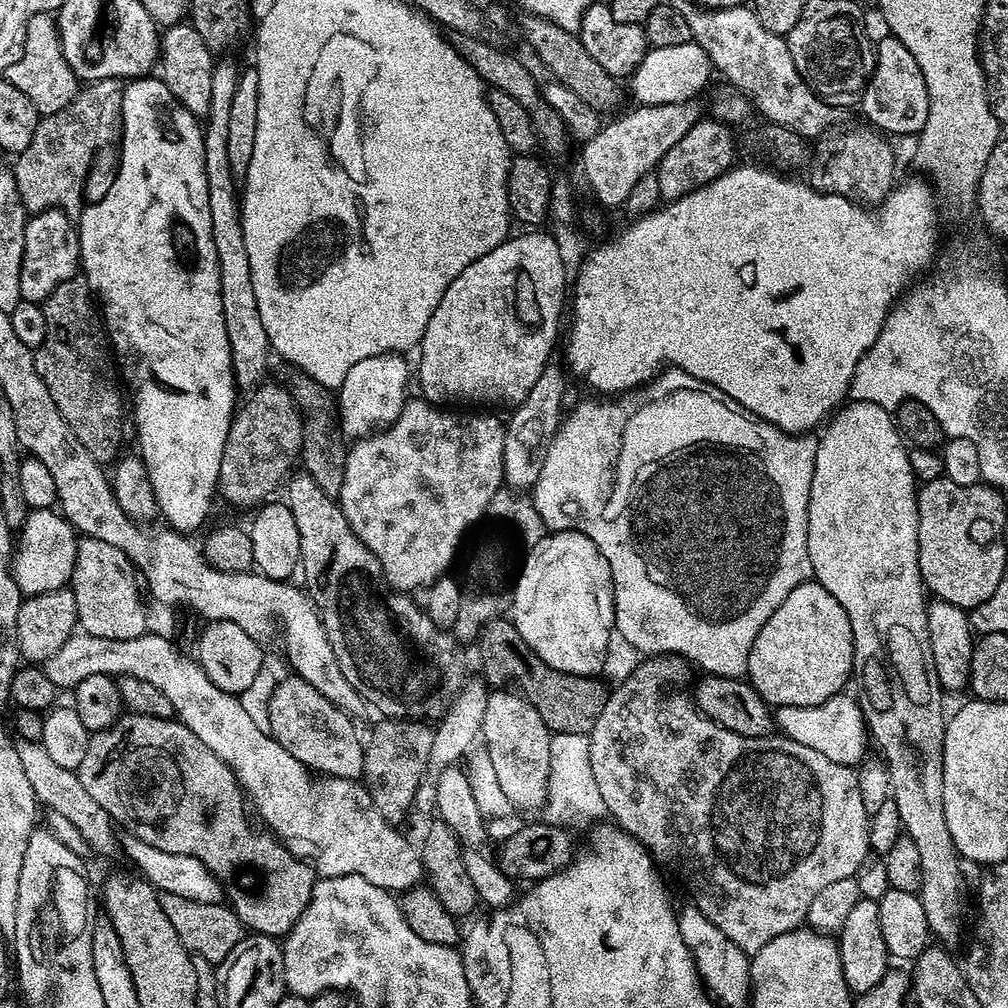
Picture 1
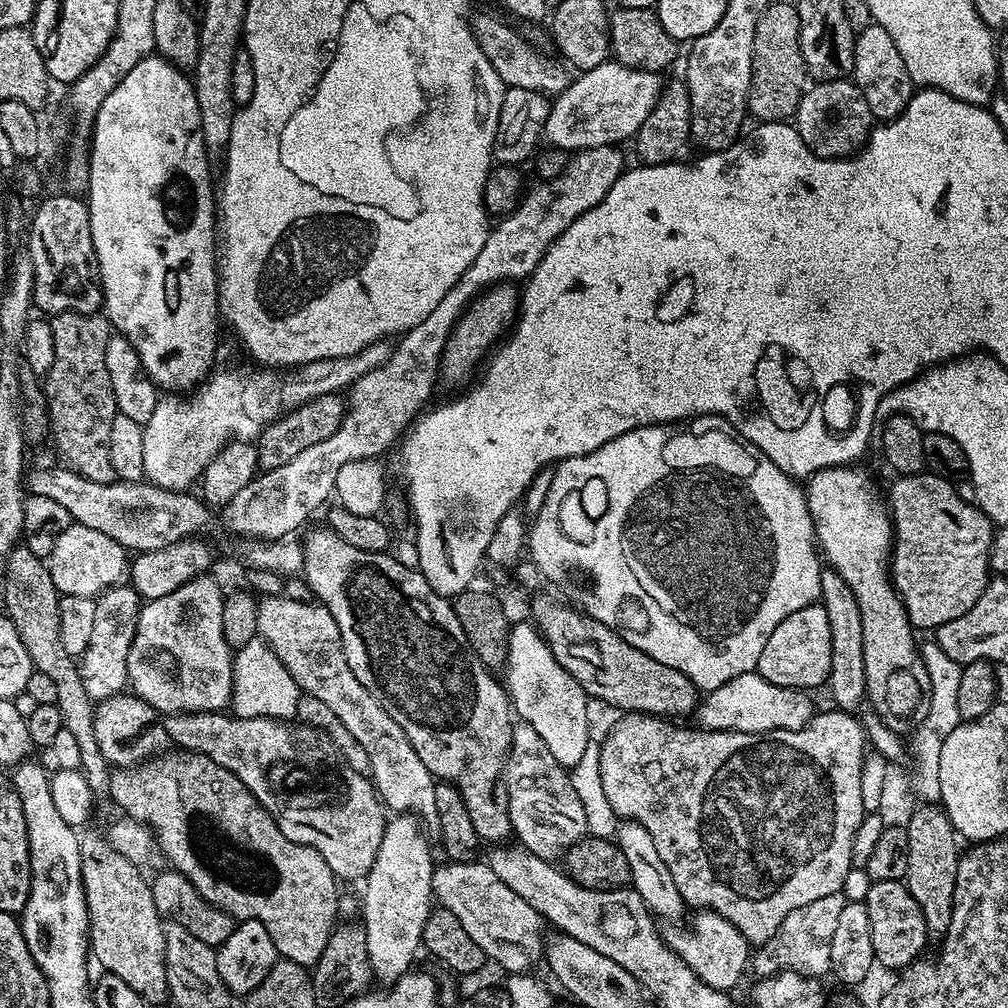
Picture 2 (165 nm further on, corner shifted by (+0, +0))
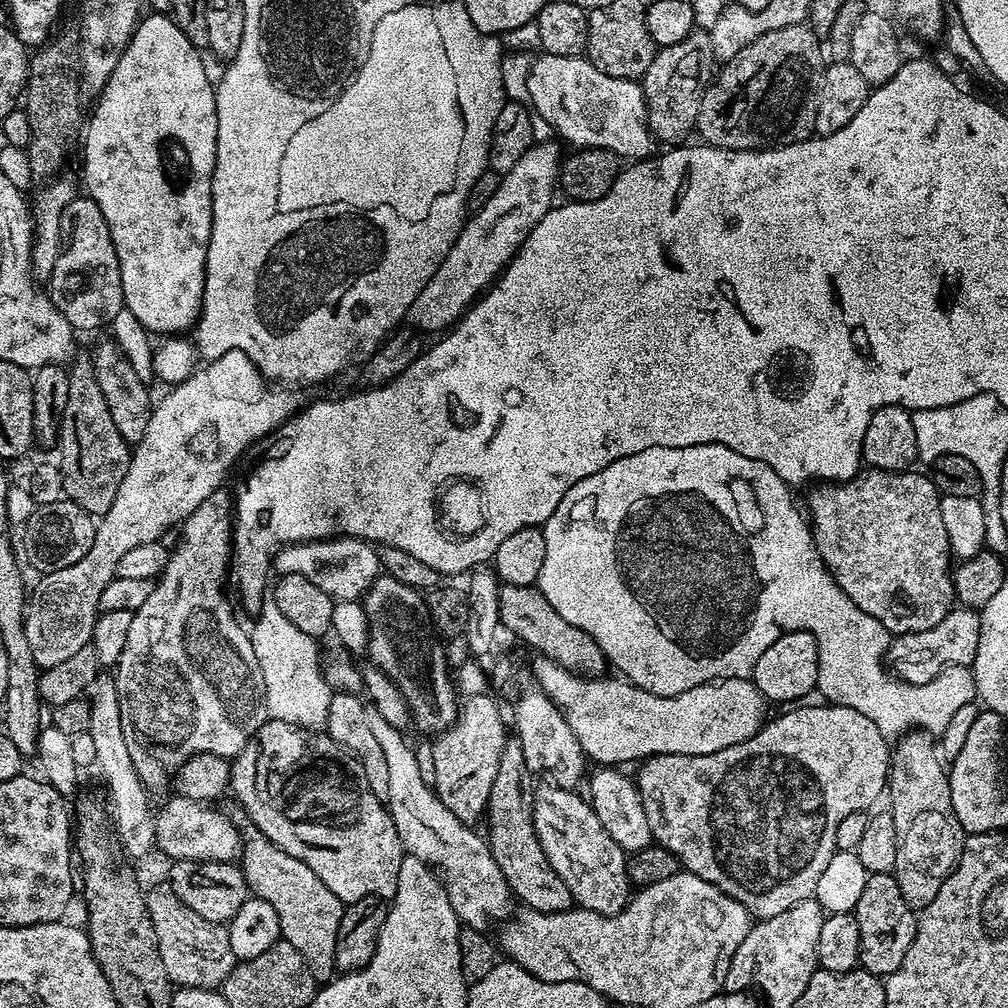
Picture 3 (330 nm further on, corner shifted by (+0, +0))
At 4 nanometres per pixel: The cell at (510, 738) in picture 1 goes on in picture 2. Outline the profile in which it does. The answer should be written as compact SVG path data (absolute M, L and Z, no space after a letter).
M523 722L512 729L511 746L508 750L507 762L504 765L504 785L507 788L508 813L510 814L513 835L523 847L529 848L538 858L559 861L570 846L583 840L588 835L586 826L586 810L582 810L582 802L572 785L569 769L557 761L547 744L538 736L532 726Z

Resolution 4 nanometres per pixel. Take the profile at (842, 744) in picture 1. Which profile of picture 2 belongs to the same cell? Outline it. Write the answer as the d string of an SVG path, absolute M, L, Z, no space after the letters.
M757 671L730 678L718 690L707 693L694 713L695 723L710 732L777 732L798 730L811 722L814 715L812 700L802 688L787 688L766 682Z

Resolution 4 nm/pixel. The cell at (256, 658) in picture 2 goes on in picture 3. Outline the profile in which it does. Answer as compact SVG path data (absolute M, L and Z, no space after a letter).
M270 592L260 600L260 612L254 628L250 630L254 656L262 670L264 701L273 719L287 720L291 724L313 730L327 723L332 687L323 675L322 659L317 639L303 634L278 608Z

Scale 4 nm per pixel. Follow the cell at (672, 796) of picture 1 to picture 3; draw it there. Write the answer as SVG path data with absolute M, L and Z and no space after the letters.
M819 702L809 708L804 706L792 706L781 714L777 720L772 719L765 723L754 738L746 738L746 742L738 742L738 746L726 746L726 750L714 750L714 754L698 754L697 756L683 756L682 754L666 754L665 756L650 756L639 765L640 773L635 773L636 789L640 792L642 806L646 810L646 822L650 822L653 841L659 847L670 850L685 872L693 872L698 878L706 878L714 886L730 898L742 902L746 910L753 917L765 920L774 918L774 914L782 914L790 910L790 906L798 906L798 902L813 899L816 895L818 877L826 871L830 858L838 851L836 839L838 838L838 826L842 818L849 814L868 812L873 807L879 796L885 795L888 787L888 773L890 771L890 740L866 718L866 714L858 714L858 710L850 710L841 704Z

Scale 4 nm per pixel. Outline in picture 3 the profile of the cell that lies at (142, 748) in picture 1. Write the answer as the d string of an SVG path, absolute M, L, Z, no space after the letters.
M251 822L243 825L242 837L243 851L238 859L238 867L244 873L249 893L255 899L265 900L274 906L283 943L294 946L294 950L302 954L317 985L329 983L337 971L338 926L342 922L346 905L330 894L330 890L326 890L322 878L318 878L318 874L314 874L306 862L290 858L286 850L270 843Z

